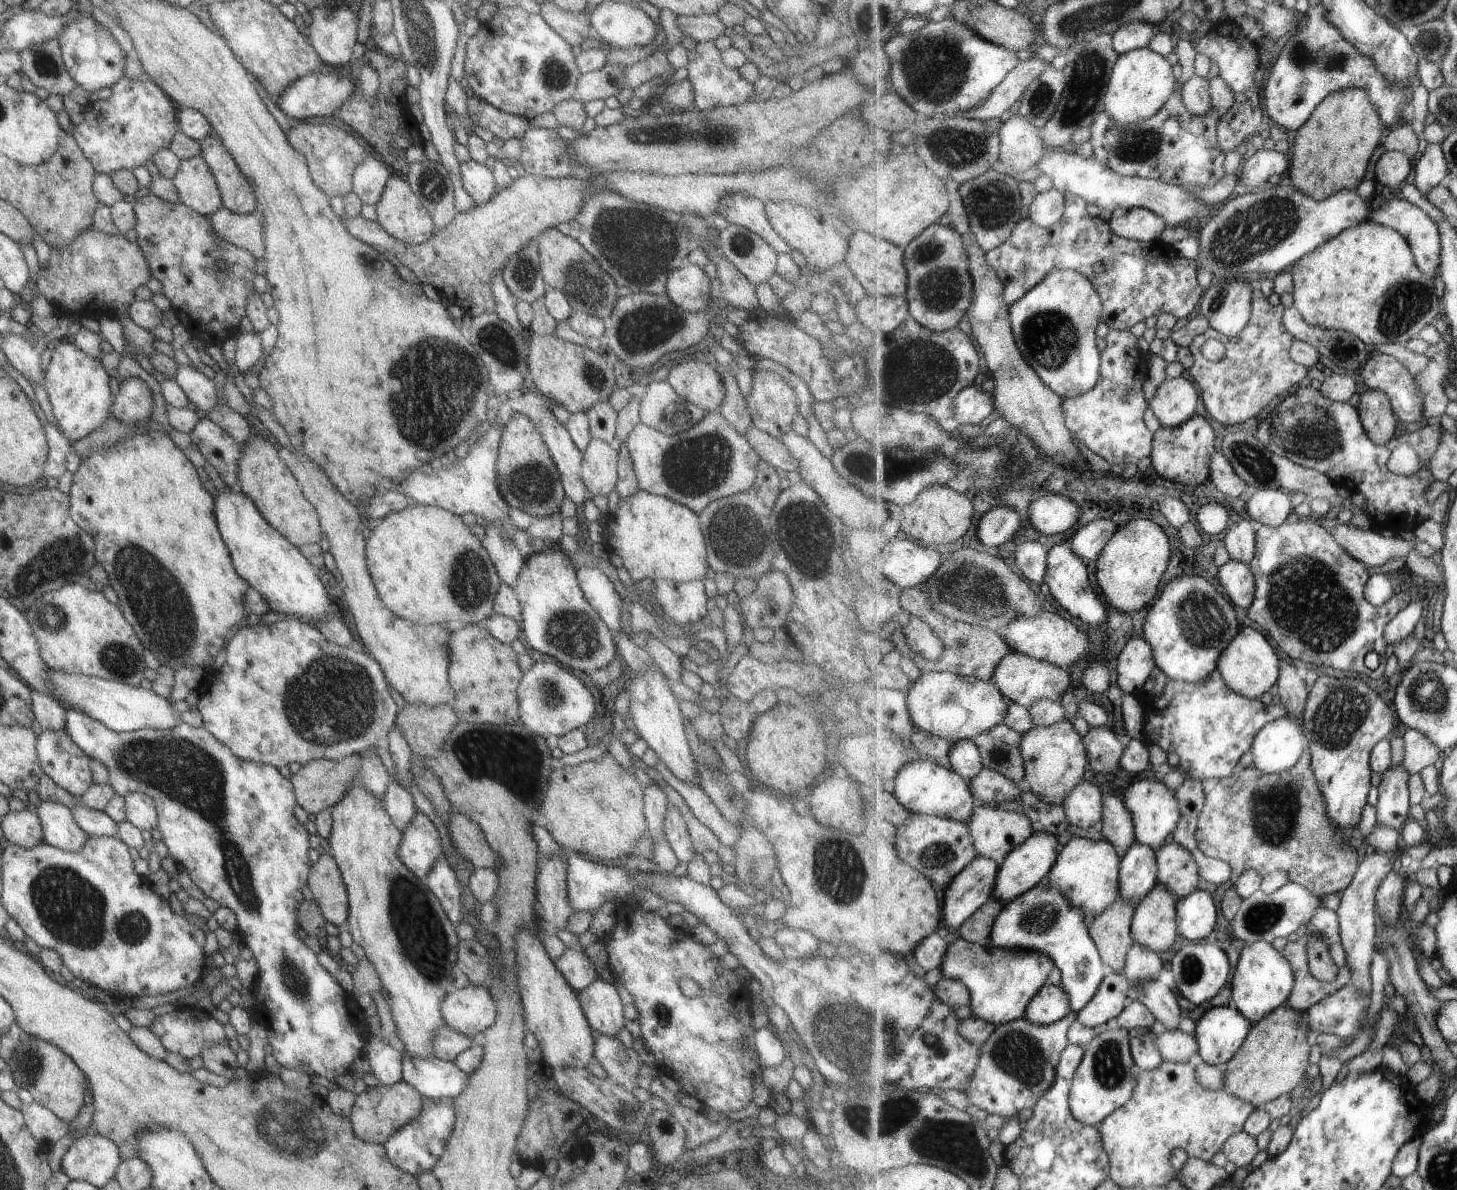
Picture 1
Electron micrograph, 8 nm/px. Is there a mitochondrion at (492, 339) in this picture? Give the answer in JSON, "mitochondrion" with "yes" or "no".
{"mitochondrion":"yes"}

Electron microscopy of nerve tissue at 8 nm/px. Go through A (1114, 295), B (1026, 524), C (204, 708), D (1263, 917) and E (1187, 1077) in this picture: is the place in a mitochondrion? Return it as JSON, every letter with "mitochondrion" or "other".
{"A":"other","B":"other","C":"other","D":"mitochondrion","E":"other"}

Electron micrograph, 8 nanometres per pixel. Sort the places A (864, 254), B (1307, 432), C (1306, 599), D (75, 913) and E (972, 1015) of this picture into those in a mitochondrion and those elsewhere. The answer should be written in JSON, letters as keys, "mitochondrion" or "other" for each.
{"A":"other","B":"mitochondrion","C":"mitochondrion","D":"mitochondrion","E":"other"}

